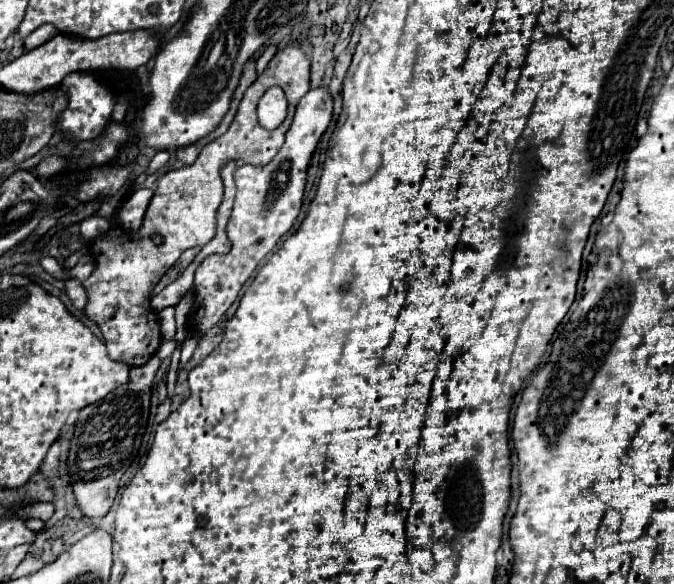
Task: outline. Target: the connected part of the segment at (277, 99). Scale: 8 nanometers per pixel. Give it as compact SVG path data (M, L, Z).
M272 86L264 92L264 96L258 102L258 120L264 128L276 128L286 118L286 98L280 86Z

